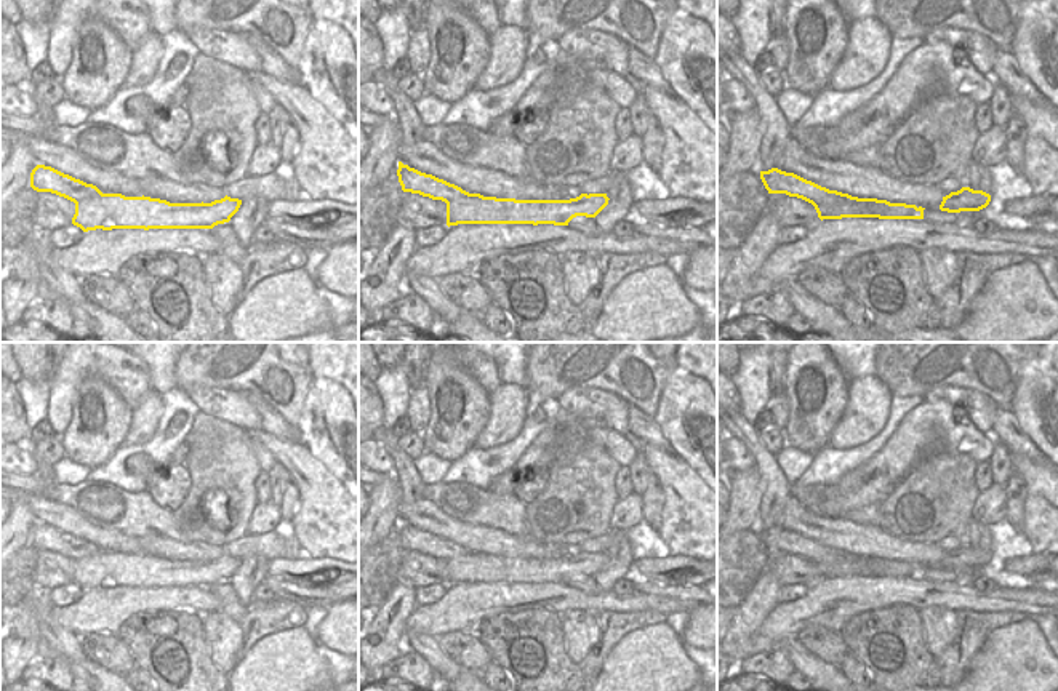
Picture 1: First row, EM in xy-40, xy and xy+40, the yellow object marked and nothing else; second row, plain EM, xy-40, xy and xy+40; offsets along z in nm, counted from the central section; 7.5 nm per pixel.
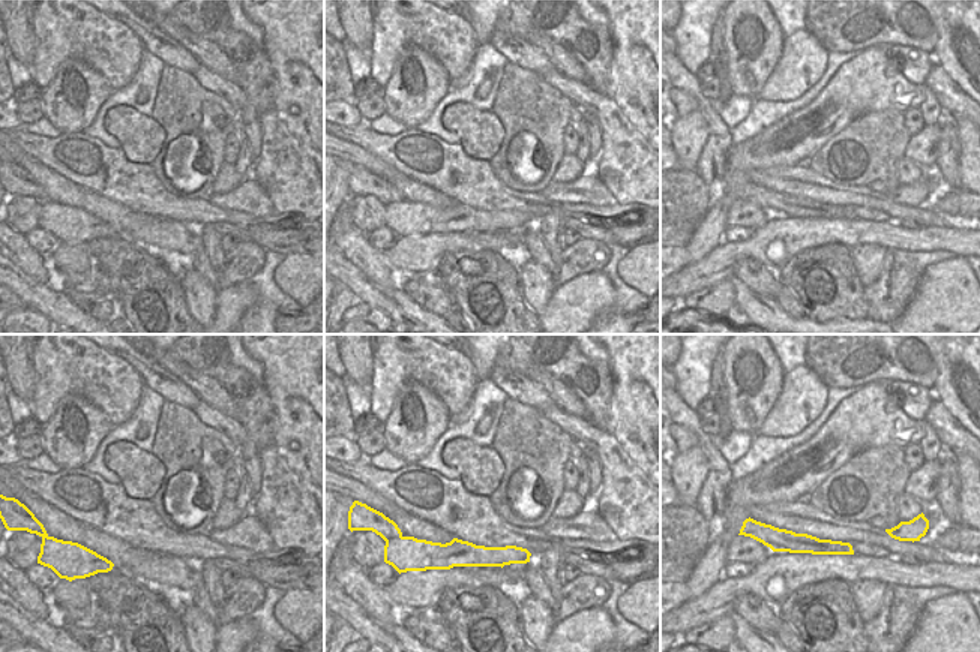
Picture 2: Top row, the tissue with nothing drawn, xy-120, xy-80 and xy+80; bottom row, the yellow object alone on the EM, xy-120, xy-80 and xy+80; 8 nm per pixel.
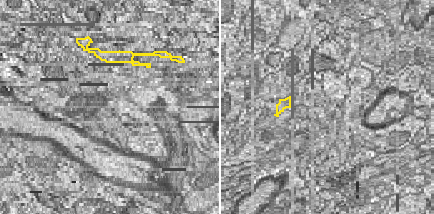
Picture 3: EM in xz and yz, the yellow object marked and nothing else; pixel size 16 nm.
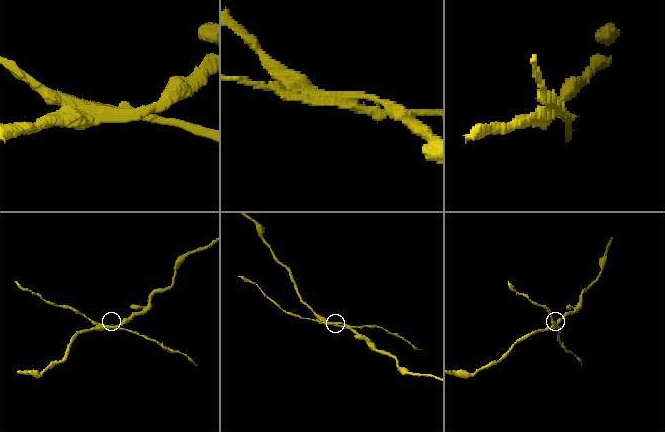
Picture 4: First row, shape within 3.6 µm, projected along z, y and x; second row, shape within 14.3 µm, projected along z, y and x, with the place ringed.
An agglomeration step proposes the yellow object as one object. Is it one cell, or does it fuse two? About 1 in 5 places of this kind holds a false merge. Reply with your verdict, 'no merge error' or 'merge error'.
merge error

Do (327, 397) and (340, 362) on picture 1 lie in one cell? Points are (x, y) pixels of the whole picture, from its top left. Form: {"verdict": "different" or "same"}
{"verdict": "different"}

